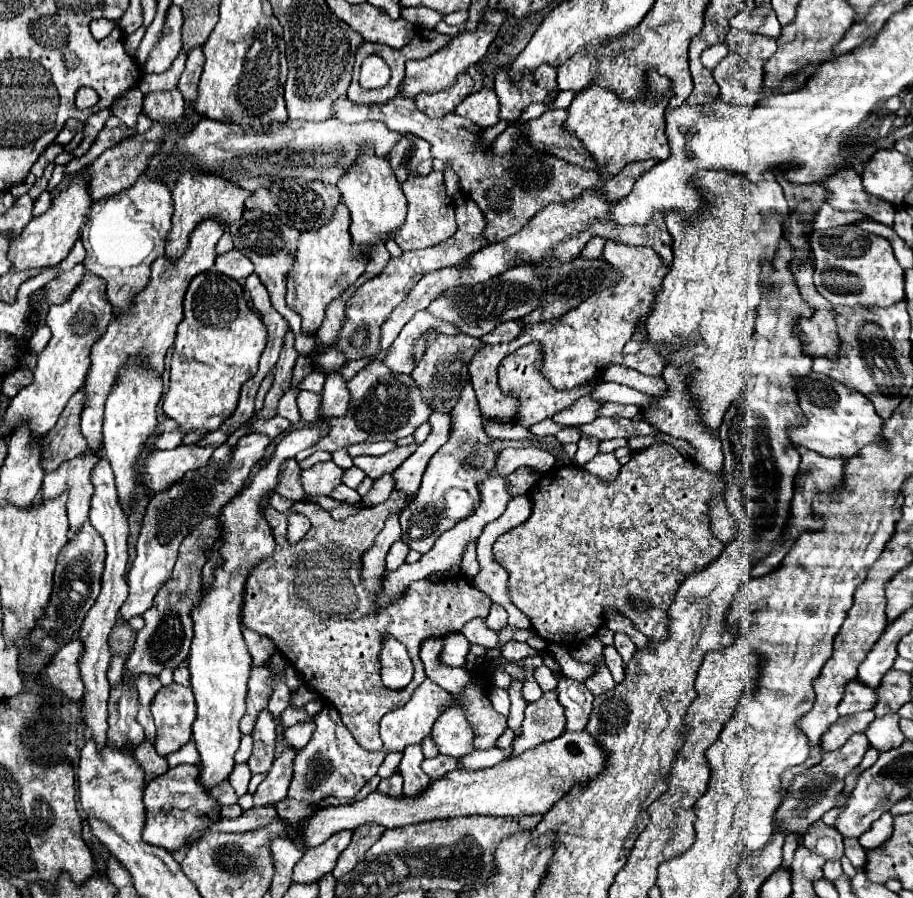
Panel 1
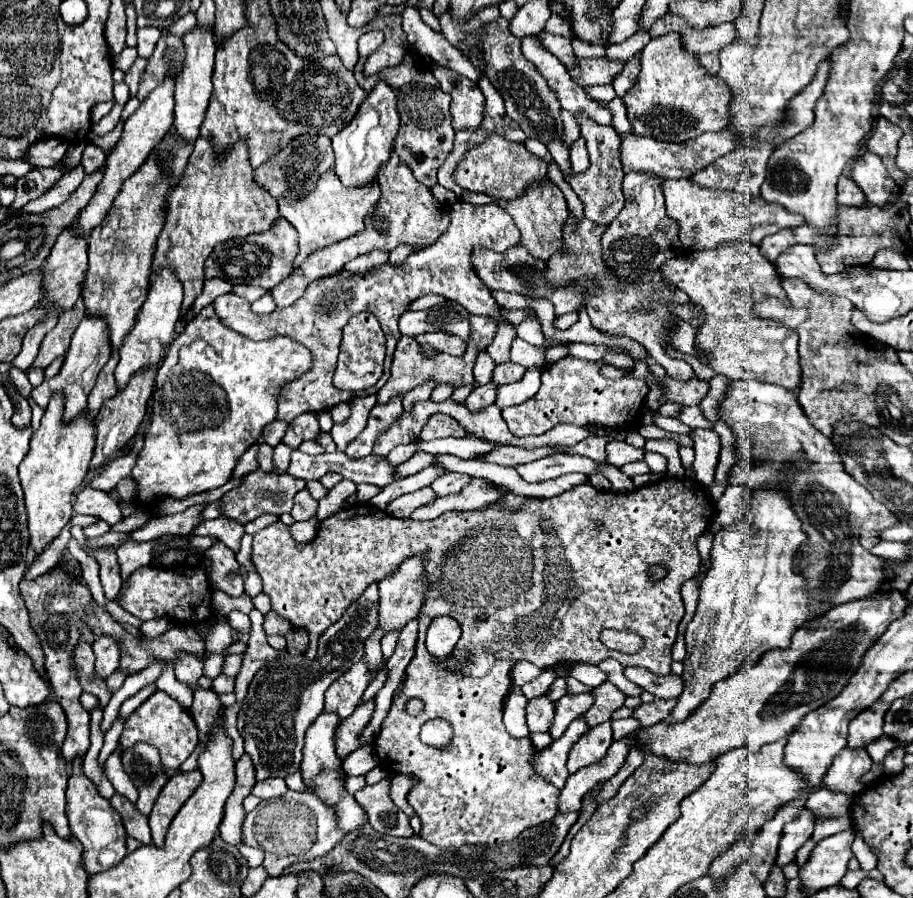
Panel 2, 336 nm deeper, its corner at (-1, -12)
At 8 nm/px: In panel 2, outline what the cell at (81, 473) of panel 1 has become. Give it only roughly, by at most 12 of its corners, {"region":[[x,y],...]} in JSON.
{"region":[[153,372],[105,400],[91,468],[123,452],[153,392]]}

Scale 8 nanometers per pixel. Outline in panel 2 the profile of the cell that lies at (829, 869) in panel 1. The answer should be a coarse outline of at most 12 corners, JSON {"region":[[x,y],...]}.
{"region":[[847,816],[820,819],[811,839],[823,838],[851,827]]}

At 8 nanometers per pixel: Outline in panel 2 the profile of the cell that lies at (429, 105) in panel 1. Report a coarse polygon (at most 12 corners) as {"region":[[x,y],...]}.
{"region":[[397,90],[393,150],[427,188],[453,150],[449,94]]}

